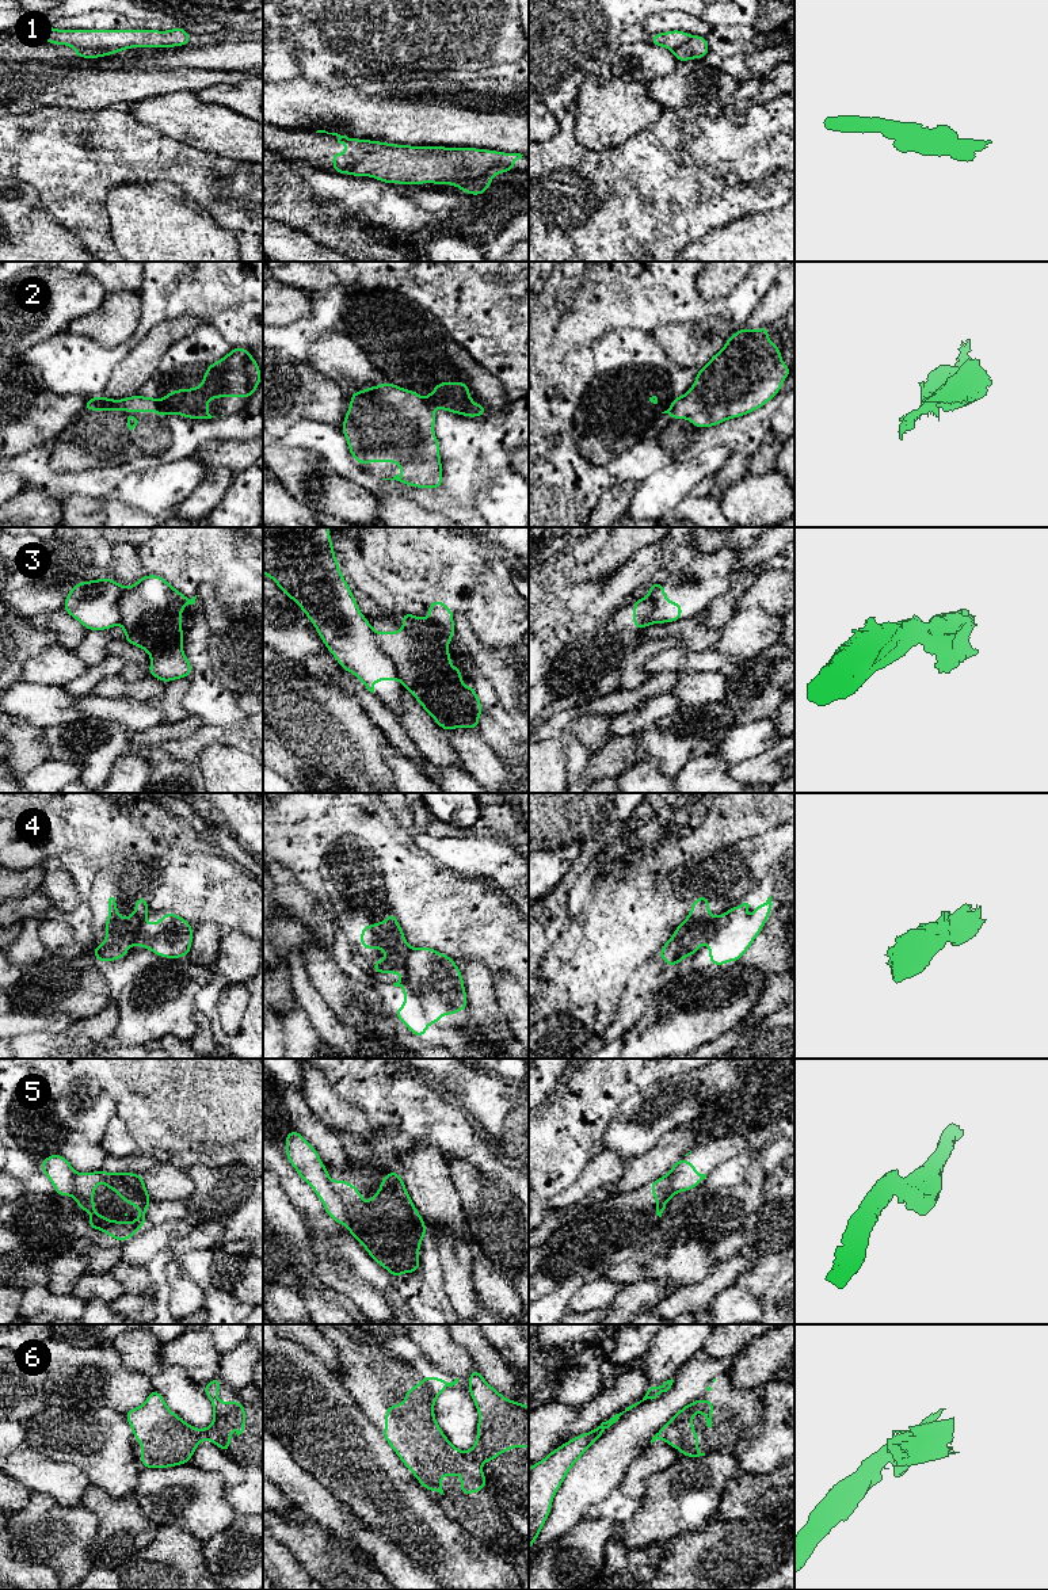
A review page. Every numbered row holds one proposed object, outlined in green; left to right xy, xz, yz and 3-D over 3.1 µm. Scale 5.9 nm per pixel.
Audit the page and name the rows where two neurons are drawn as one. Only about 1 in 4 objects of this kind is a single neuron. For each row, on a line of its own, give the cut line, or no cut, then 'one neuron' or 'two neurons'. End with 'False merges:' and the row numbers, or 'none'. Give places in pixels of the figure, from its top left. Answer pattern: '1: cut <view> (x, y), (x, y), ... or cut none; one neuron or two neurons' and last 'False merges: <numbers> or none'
1: cut xy (75, 46), (113, 49), (117, 52); two neurons
2: cut xz (425, 400), (431, 407); two neurons
3: cut xz (374, 633), (399, 678); two neurons
4: cut yz (709, 918), (674, 937), (663, 949); two neurons
5: cut xz (330, 1181), (345, 1208), (347, 1221); two neurons
6: cut xz (468, 1453), (479, 1463); two neurons
False merges: 1, 2, 3, 4, 5, 6

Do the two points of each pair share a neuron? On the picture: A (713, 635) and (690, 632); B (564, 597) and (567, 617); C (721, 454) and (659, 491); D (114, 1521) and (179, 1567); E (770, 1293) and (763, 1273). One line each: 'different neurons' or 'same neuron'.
A: same neuron
B: same neuron
C: same neuron
D: same neuron
E: different neurons

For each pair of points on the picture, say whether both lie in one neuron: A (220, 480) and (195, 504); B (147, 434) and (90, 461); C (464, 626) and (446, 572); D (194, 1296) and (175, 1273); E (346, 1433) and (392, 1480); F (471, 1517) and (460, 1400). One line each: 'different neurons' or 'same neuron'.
A: same neuron
B: same neuron
C: different neurons
D: same neuron
E: same neuron
F: different neurons

